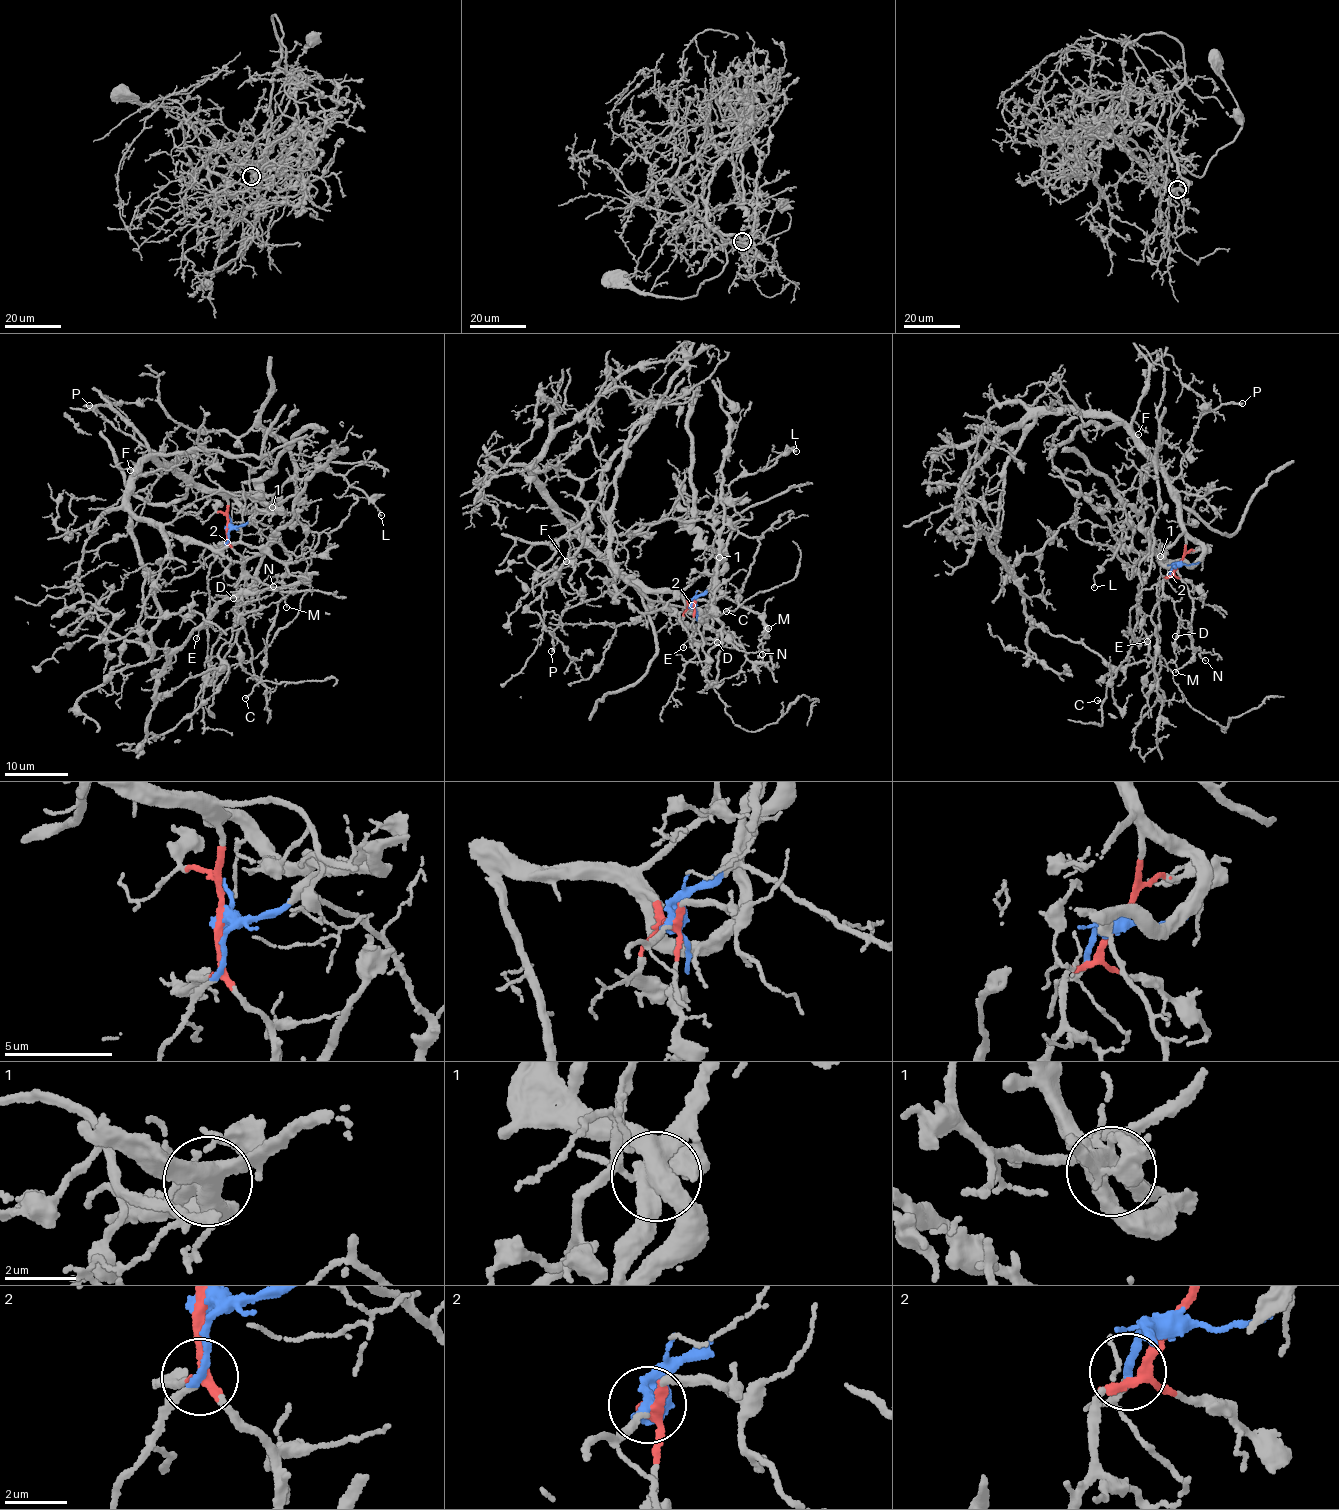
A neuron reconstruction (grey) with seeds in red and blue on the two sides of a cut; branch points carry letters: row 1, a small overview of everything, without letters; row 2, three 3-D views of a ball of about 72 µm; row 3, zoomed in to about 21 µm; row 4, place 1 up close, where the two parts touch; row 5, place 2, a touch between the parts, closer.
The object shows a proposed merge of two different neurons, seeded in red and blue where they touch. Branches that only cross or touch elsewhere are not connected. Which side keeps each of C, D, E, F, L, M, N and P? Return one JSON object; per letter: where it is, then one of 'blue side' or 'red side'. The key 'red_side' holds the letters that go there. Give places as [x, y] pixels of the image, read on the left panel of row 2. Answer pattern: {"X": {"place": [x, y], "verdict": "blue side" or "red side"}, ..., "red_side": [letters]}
{"C": {"place": [245, 698], "verdict": "blue side"}, "D": {"place": [233, 598], "verdict": "red side"}, "E": {"place": [196, 638], "verdict": "blue side"}, "F": {"place": [130, 470], "verdict": "red side"}, "L": {"place": [381, 515], "verdict": "red side"}, "M": {"place": [286, 607], "verdict": "blue side"}, "N": {"place": [273, 586], "verdict": "blue side"}, "P": {"place": [89, 405], "verdict": "red side"}, "red_side": ["D", "F", "L", "P"]}

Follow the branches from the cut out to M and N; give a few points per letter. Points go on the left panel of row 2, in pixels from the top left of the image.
M: (228, 526), (245, 524), (253, 518), (275, 533), (289, 557), (281, 591), (286, 606)
N: (228, 526), (245, 524), (253, 518), (275, 533), (289, 557), (289, 564), (287, 573), (276, 578), (274, 586)

